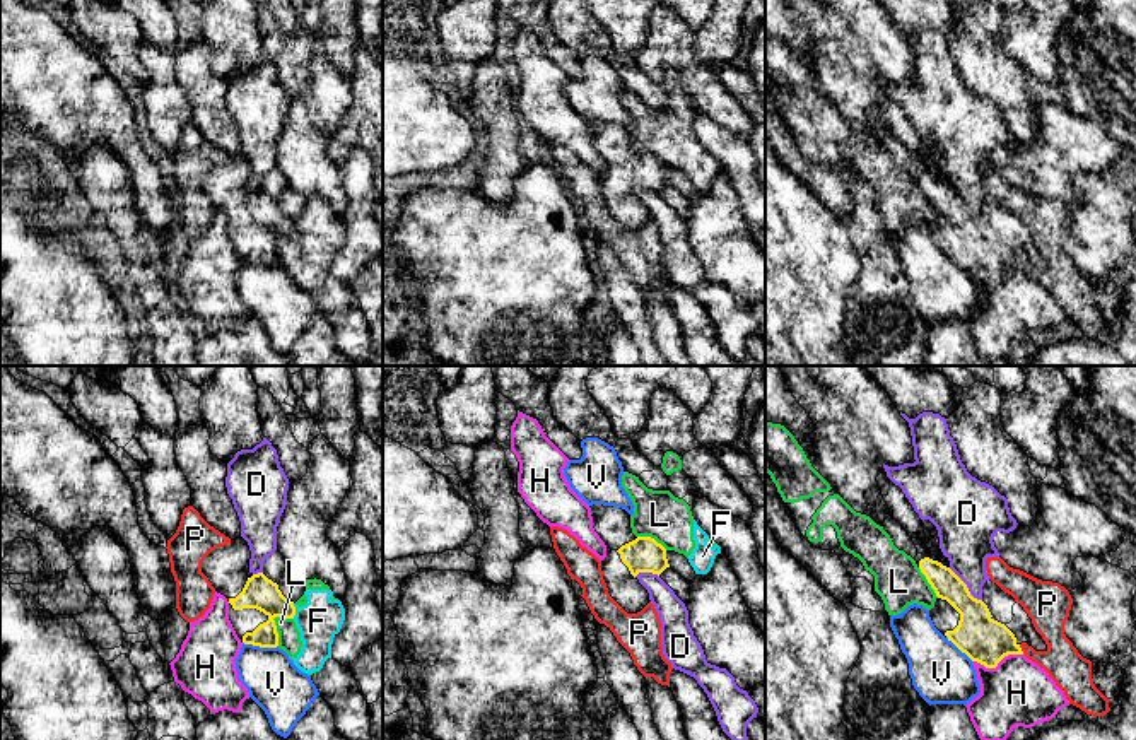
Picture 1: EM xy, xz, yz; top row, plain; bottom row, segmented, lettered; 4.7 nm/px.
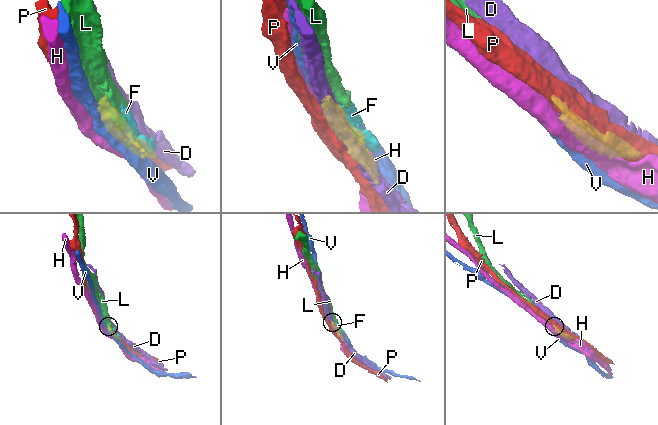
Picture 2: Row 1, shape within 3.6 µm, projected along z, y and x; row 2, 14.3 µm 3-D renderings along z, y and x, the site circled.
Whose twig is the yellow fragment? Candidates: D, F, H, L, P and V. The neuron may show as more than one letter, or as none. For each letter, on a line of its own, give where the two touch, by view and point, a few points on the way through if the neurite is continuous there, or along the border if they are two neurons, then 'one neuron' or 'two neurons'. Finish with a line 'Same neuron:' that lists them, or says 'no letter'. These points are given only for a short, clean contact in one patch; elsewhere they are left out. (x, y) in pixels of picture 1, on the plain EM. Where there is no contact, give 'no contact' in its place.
D: contact yz (966, 204); two neurons
F: contact xy (294, 228); two neurons
H: contact yz (996, 282); two neurons
L: contact xy (274, 240); border xy (292, 234), (274, 236), (277, 262); two neurons
P: contact yz (1020, 267); two neurons
V: contact xy (260, 264); two neurons
Same neuron: no letter

